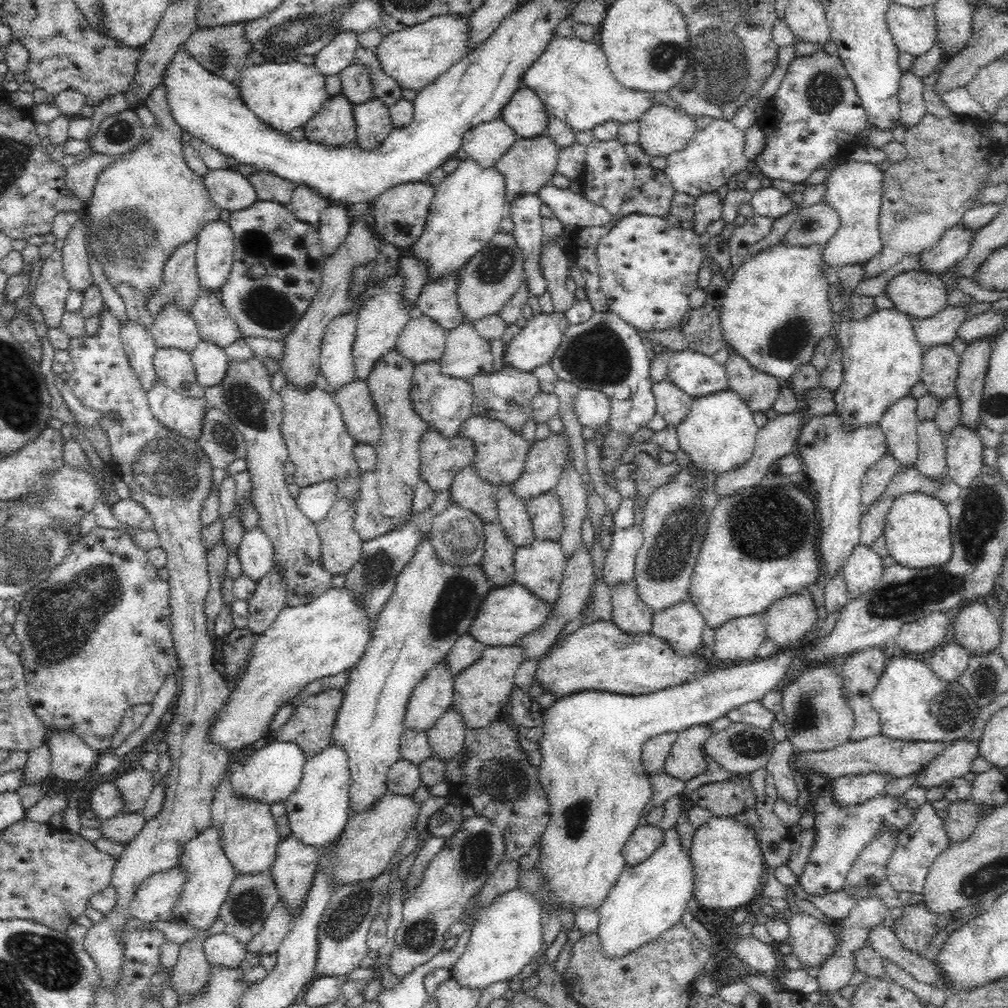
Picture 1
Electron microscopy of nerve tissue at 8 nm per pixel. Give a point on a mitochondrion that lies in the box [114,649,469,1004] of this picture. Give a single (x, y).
(350, 912)

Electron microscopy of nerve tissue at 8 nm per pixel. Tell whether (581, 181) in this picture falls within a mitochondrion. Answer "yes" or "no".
no

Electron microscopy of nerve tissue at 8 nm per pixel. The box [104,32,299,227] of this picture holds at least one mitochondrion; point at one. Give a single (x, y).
(219, 57)

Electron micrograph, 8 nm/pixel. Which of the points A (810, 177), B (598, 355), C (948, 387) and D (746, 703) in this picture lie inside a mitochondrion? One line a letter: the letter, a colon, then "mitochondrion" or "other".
A: other
B: mitochondrion
C: other
D: other

